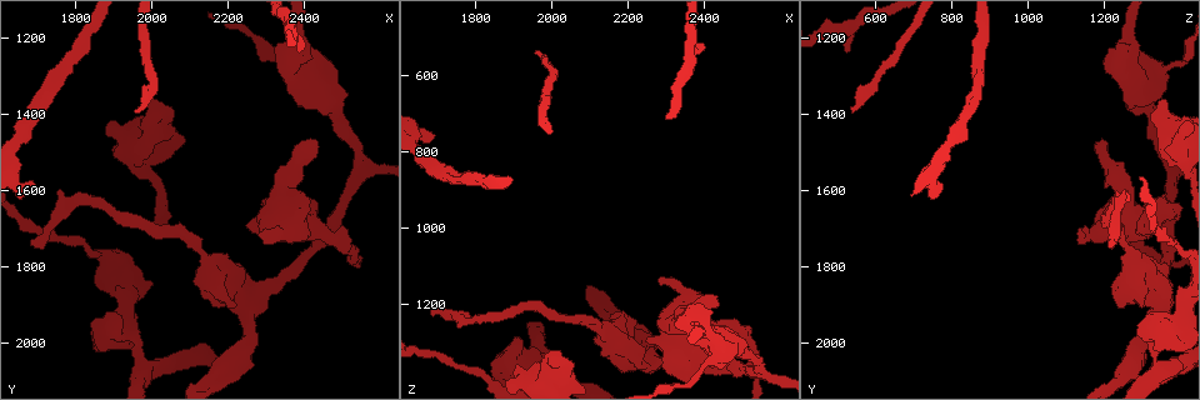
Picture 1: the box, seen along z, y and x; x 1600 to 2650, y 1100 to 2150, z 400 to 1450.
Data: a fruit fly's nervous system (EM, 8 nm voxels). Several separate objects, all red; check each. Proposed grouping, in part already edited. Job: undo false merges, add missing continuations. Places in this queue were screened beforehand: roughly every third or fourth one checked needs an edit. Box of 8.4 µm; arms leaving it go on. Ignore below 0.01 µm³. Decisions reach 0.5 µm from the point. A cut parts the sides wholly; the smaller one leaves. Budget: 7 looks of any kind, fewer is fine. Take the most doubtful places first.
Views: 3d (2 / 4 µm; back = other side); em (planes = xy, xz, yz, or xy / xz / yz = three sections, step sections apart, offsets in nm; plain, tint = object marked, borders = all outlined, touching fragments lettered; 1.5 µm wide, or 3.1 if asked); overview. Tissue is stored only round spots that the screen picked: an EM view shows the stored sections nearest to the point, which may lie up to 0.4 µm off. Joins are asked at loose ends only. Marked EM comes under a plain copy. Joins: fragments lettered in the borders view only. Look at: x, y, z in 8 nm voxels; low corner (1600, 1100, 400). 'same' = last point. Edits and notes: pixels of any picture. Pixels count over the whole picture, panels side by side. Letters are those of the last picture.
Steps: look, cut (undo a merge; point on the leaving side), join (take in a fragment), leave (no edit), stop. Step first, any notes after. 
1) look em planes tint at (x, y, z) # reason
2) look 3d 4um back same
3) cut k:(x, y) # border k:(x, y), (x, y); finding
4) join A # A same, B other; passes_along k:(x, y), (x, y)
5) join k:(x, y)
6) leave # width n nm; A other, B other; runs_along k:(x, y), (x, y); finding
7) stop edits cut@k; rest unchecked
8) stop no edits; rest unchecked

look em planes borders at (1675, 1745, 1215) # end of a long branch

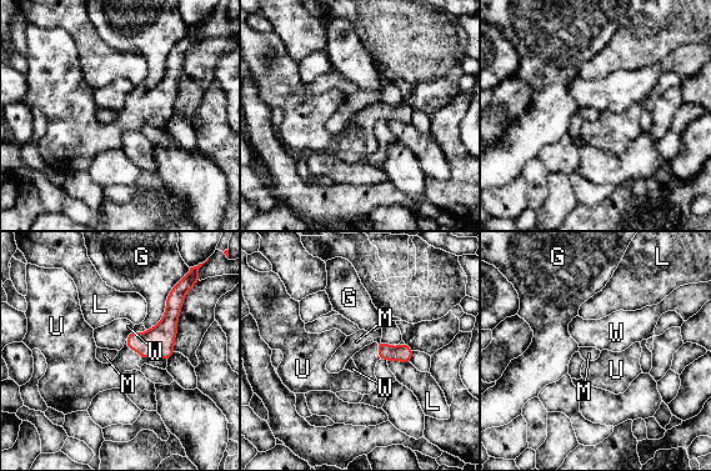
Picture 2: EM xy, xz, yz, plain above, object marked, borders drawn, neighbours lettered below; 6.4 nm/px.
join U # G other, L other, M other, U same, W other; passes_along 2:(158, 341), (133, 349), (105, 376); it goes on there

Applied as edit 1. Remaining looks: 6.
look overview

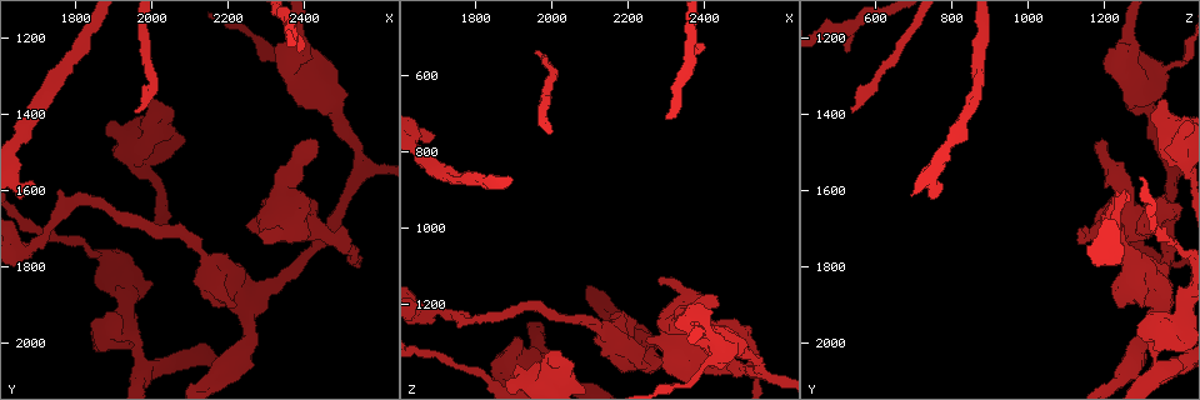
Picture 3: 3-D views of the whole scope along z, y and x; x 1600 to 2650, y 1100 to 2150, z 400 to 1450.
look em planes borders at (1905, 1490, 1360) # thick end

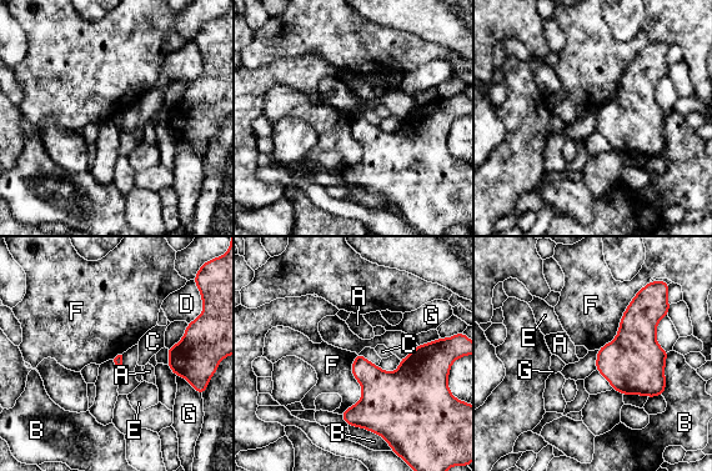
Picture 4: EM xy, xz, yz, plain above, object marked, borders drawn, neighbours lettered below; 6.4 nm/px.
leave # A other, B other, C other, D other, E other, F other, G other; border 4:(643, 286), (617, 335), (598, 350); no lettered fragment goes on from it

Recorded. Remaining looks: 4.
look em xy step 8 borders at (1960, 1390, 530) # an open end

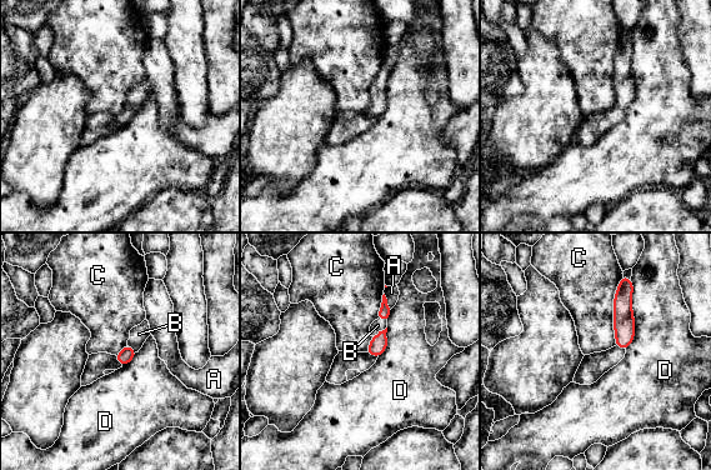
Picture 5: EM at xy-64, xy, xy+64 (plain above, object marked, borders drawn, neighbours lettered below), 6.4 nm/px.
join B # A other, B same, C other, D other; passes_along 5:(379, 343), (379, 331), (377, 325); it goes on there

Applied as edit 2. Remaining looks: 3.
stop edits join@2, join@5; rest unchecked

